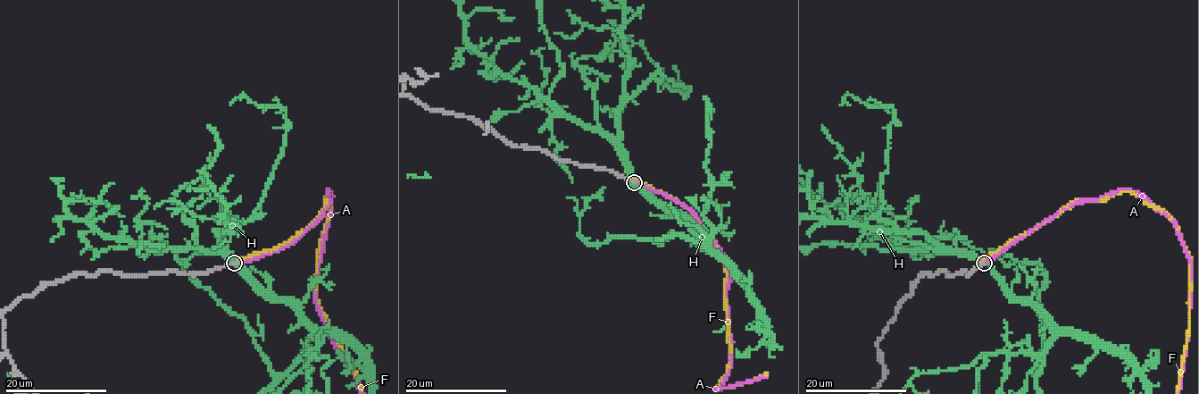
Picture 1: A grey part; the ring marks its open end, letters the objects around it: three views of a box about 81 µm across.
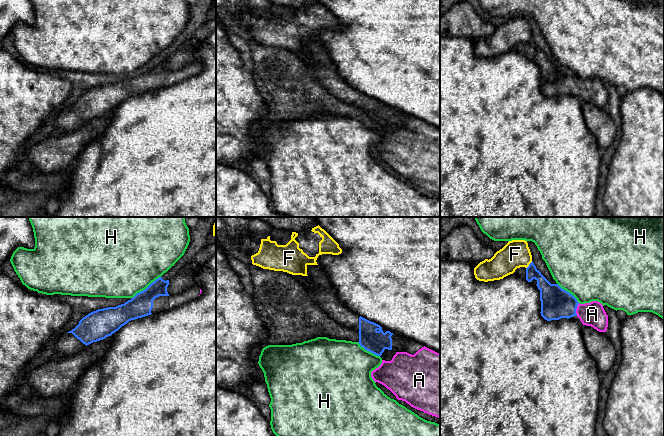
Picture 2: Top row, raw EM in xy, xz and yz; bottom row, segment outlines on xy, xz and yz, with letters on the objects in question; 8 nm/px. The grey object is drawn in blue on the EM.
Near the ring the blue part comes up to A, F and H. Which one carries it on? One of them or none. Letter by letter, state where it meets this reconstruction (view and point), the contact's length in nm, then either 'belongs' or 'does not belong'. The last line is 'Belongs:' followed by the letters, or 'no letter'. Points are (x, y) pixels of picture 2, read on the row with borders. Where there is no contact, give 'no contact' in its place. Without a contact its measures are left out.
A: yz (576, 308) | 110 nm | belongs
F: yz (529, 265) | 80 nm | does not belong
H: xy (147, 287) | 300 nm | does not belong
Belongs: A

